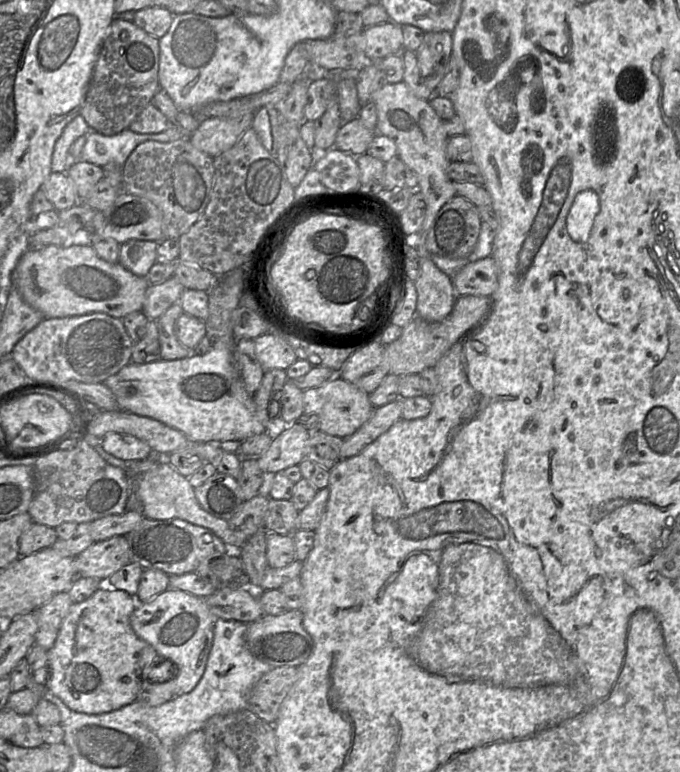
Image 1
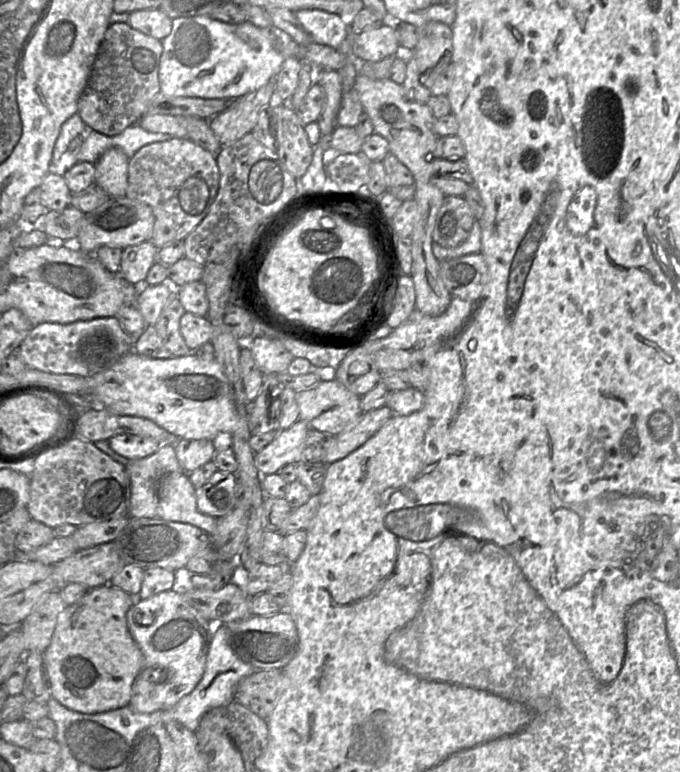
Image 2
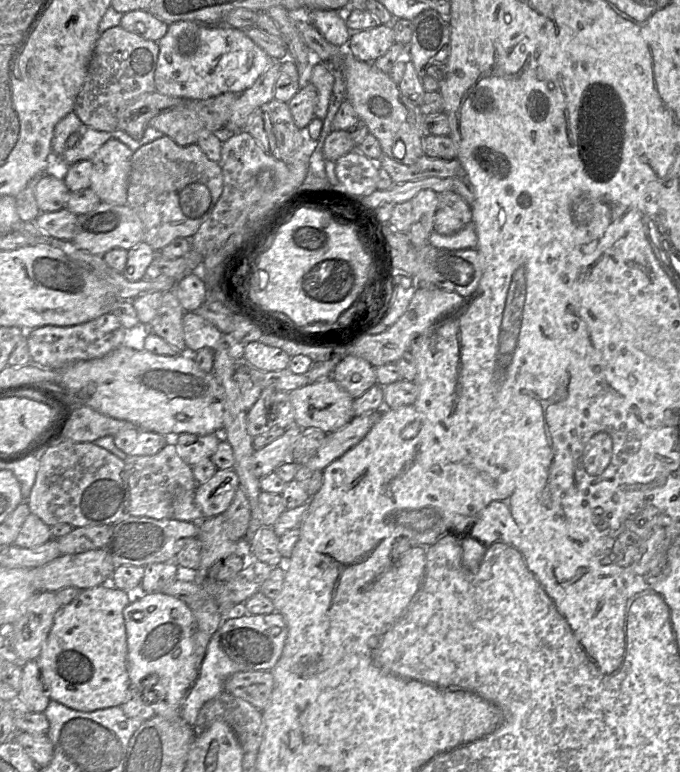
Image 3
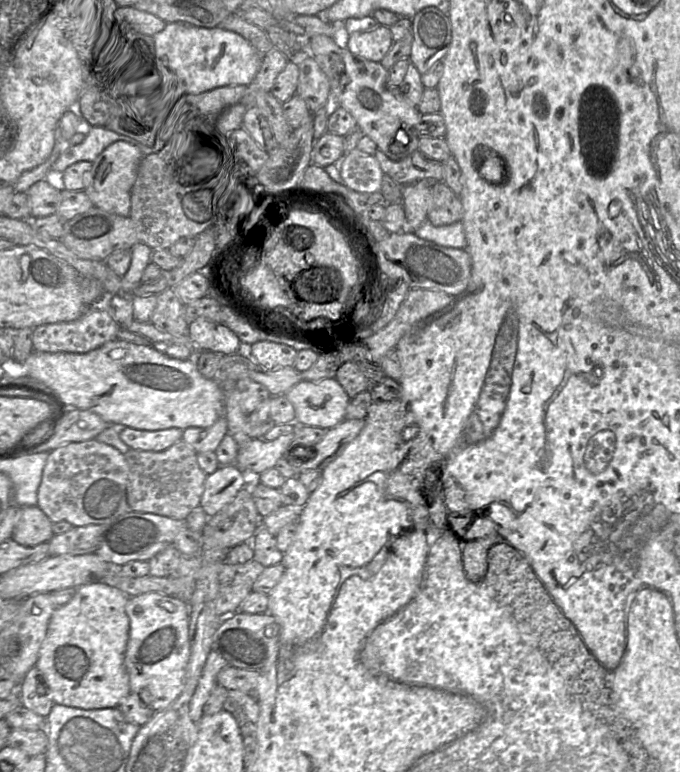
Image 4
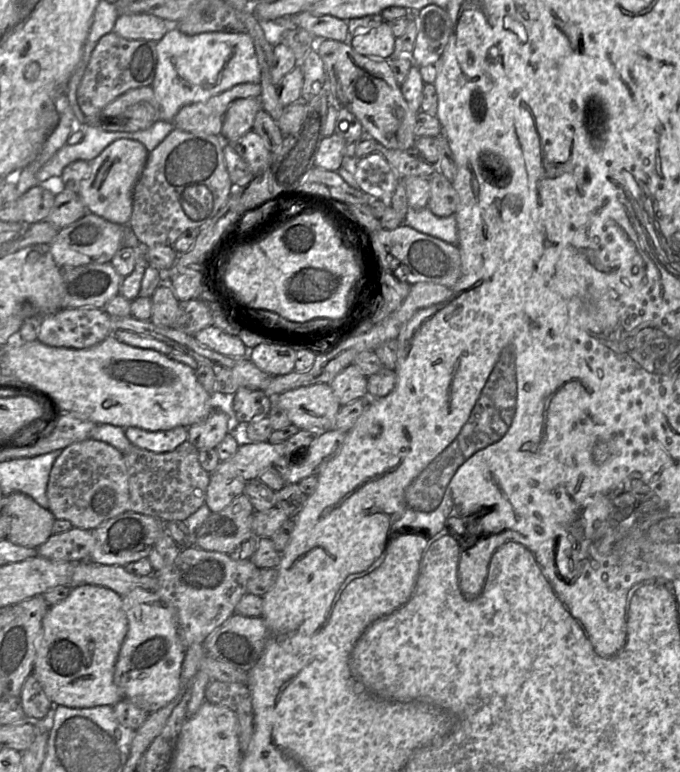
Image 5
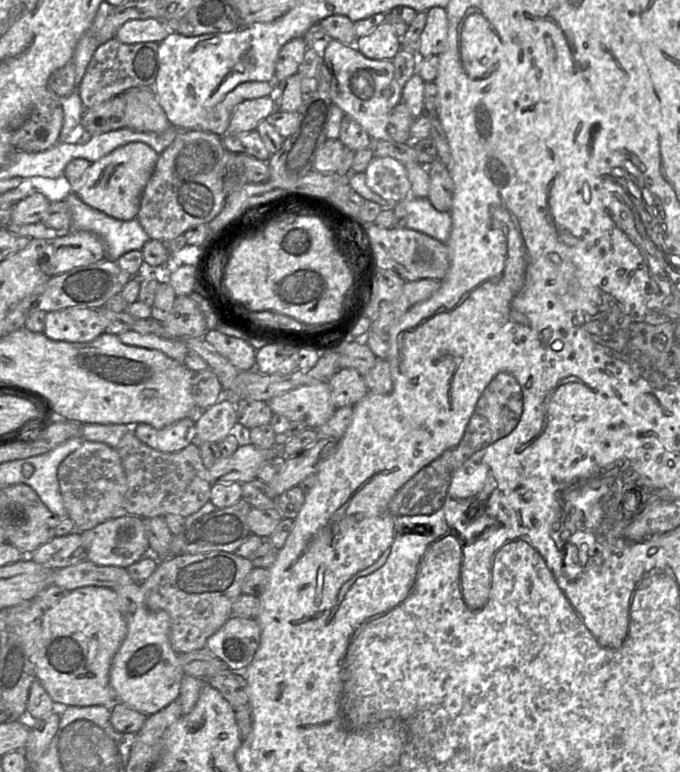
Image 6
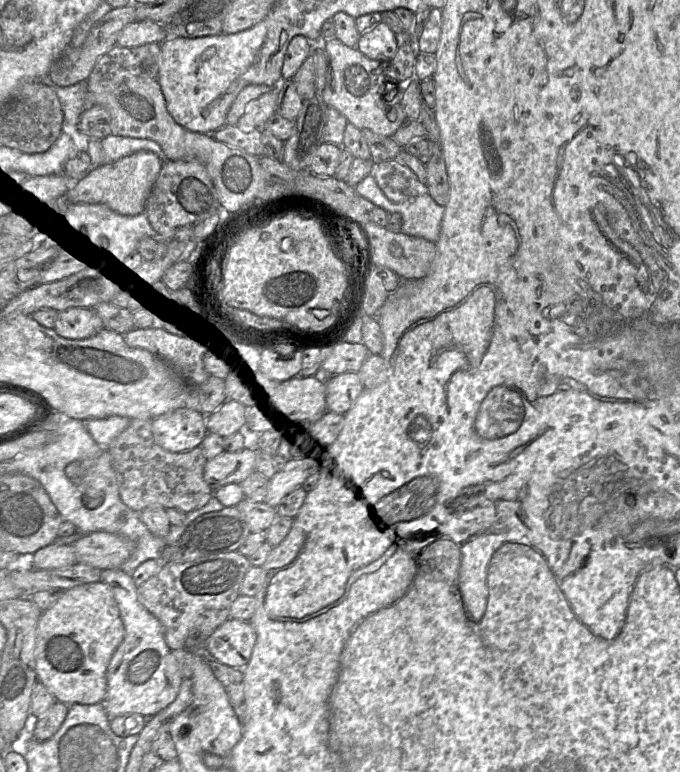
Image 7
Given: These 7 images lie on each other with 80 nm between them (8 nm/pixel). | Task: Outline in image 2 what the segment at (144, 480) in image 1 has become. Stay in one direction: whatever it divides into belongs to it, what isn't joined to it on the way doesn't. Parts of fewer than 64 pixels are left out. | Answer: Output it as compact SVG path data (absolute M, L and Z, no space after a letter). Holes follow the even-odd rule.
M172 472L164 476L158 484L157 518L189 523L212 535L217 518L198 510L195 489L188 473Z

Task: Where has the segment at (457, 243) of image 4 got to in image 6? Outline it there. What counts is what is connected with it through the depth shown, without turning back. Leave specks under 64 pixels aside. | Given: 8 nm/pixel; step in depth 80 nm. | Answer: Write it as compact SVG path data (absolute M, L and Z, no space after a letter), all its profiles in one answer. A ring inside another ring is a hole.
M408 197L399 202L407 211L406 228L427 234L443 243L450 238L452 217L450 212L440 212L434 208L428 197Z

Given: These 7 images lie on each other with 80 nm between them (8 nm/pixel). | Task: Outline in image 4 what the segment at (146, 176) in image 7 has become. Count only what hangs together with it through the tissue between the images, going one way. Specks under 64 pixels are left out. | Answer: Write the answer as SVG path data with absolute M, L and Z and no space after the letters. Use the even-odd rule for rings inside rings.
M118 140L107 146L94 159L84 188L93 206L119 216L130 216L130 194L137 177L141 156L141 149Z

